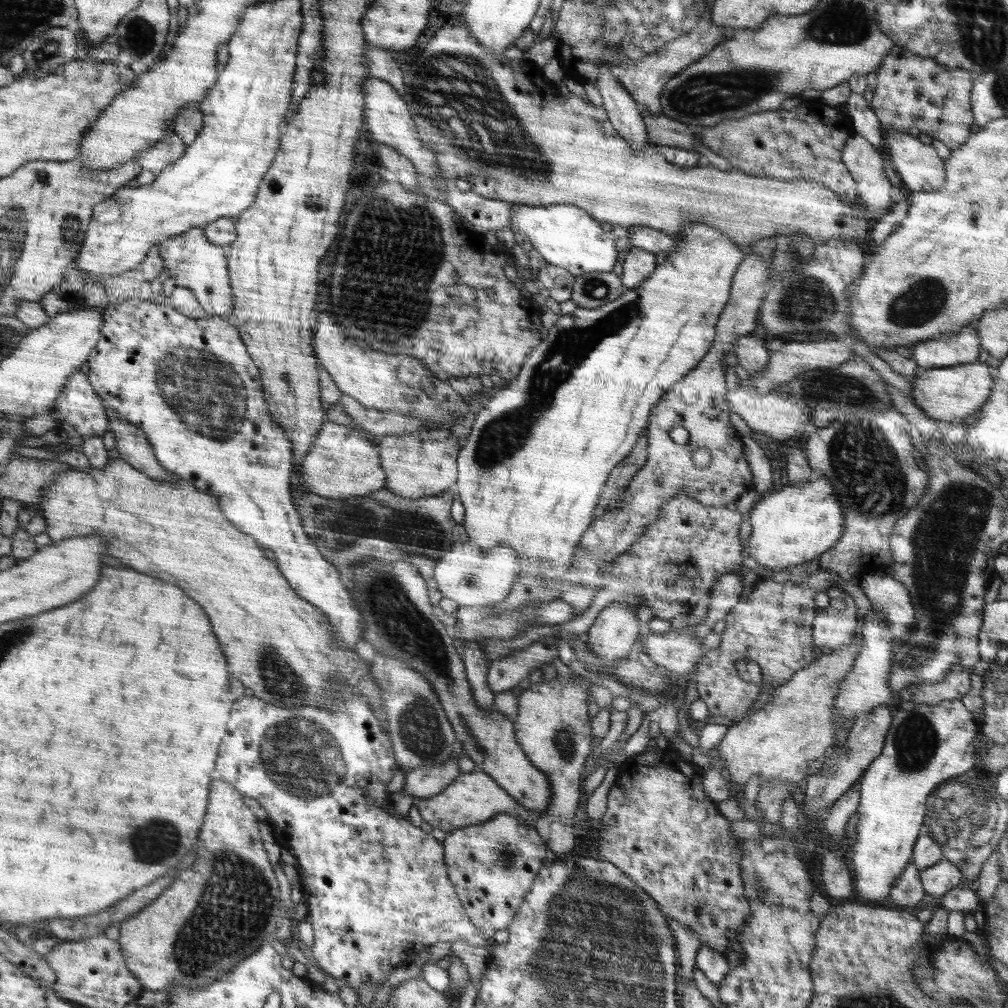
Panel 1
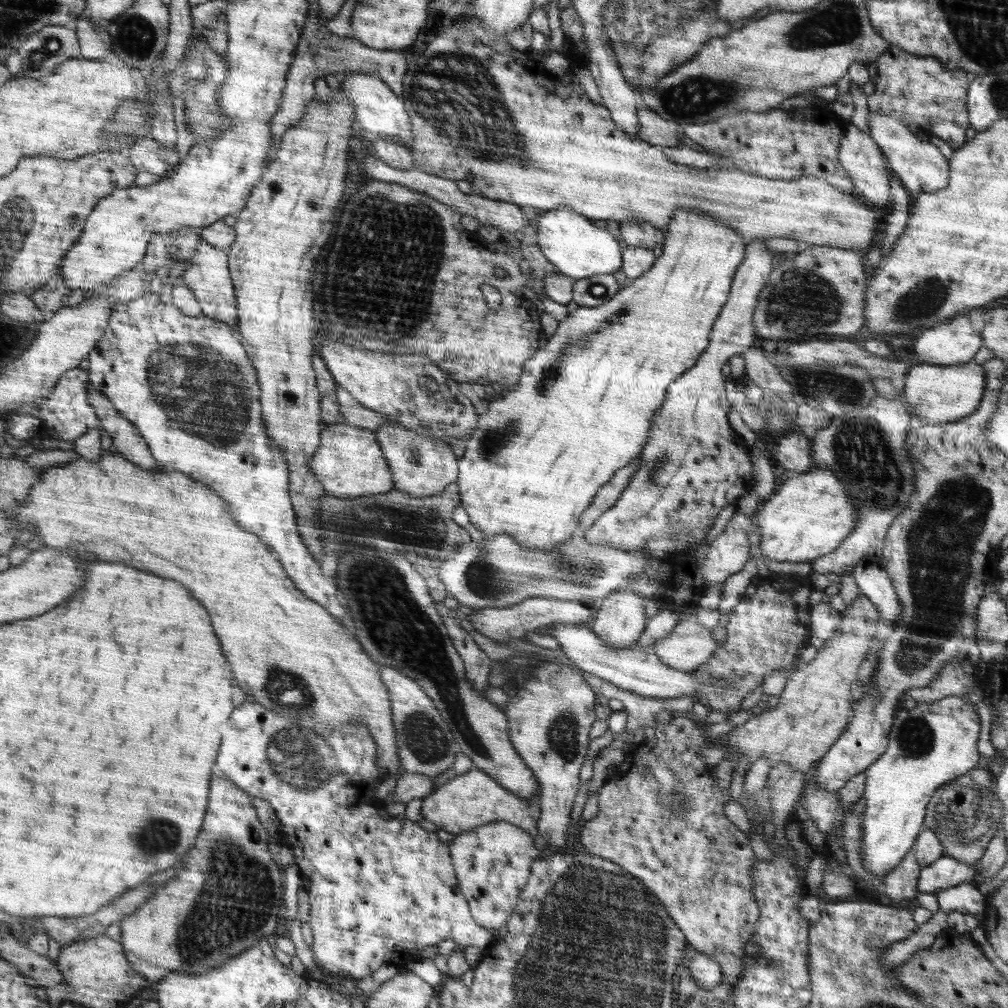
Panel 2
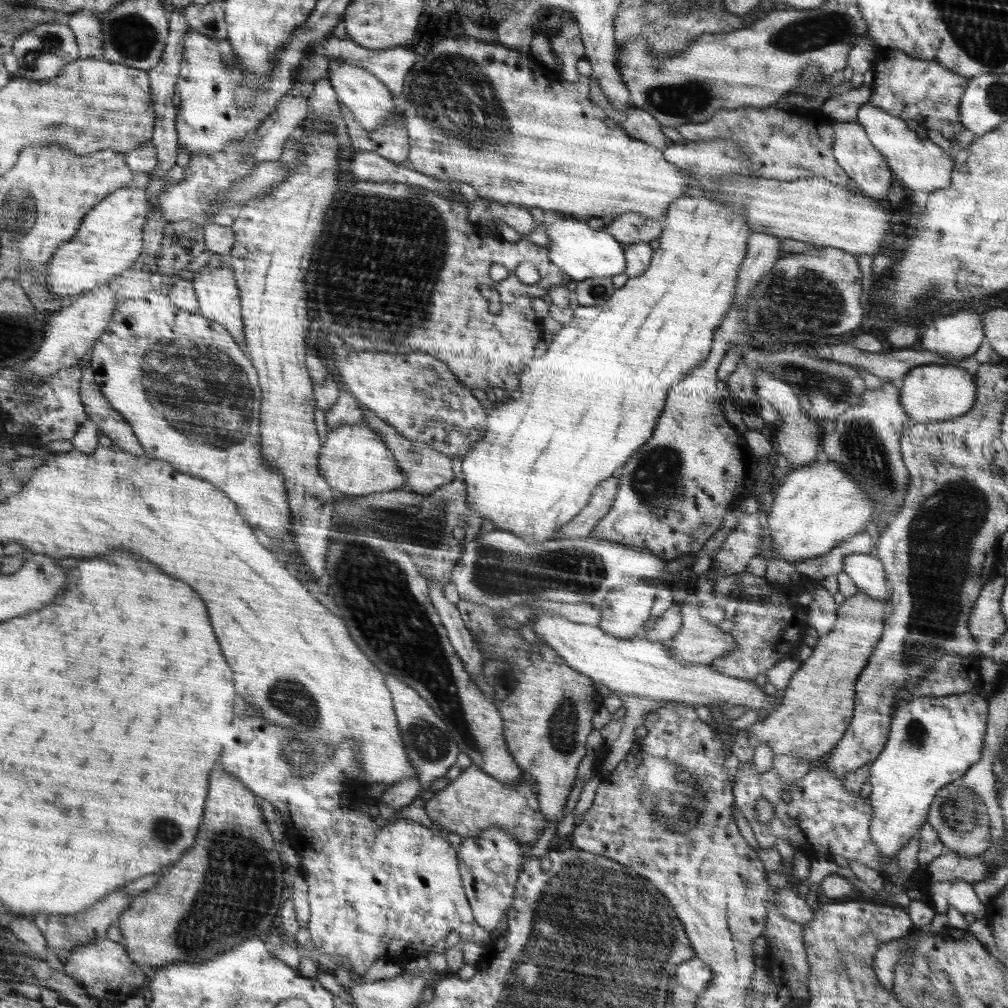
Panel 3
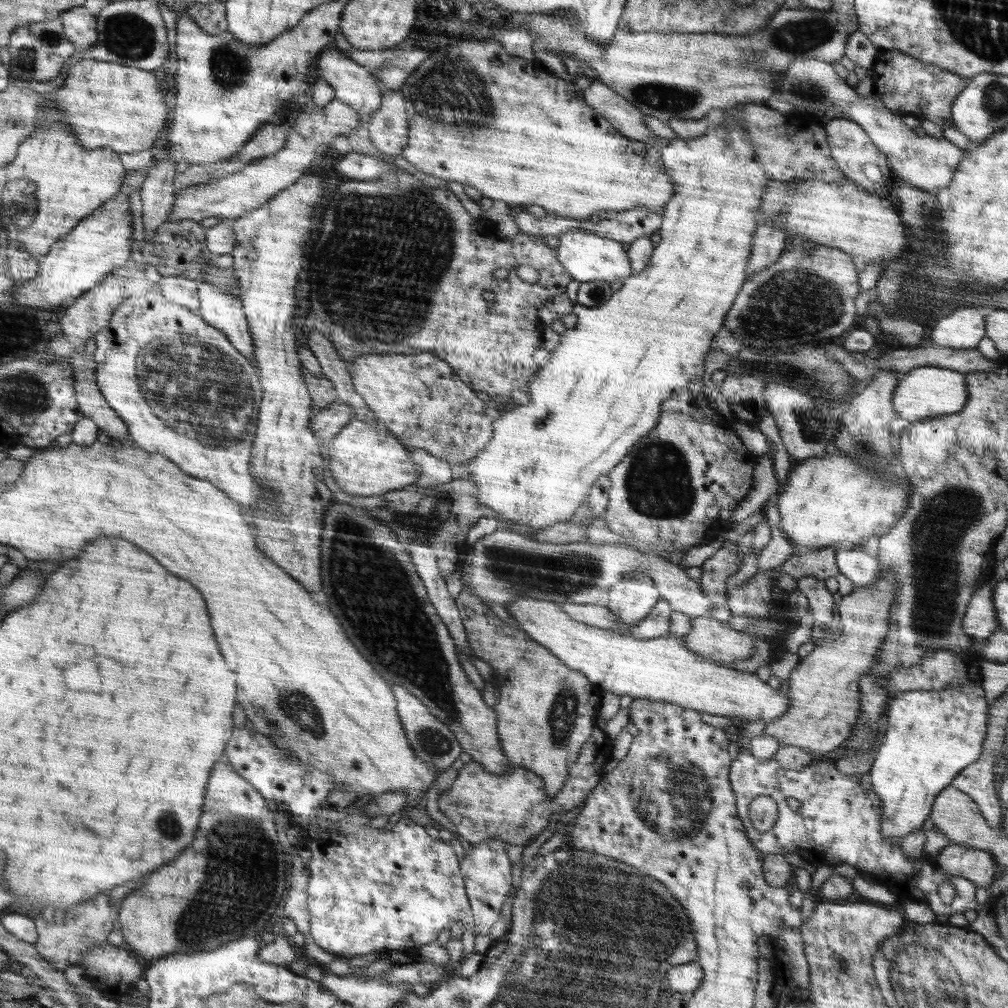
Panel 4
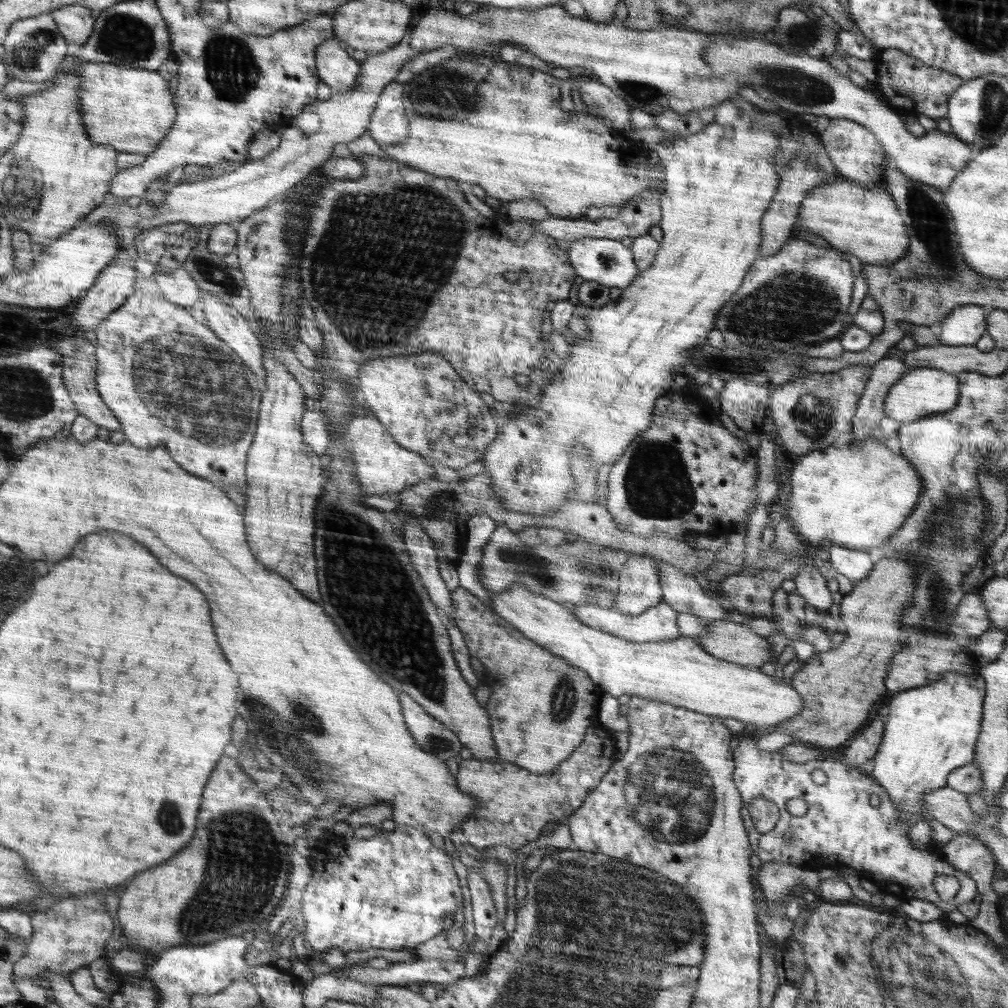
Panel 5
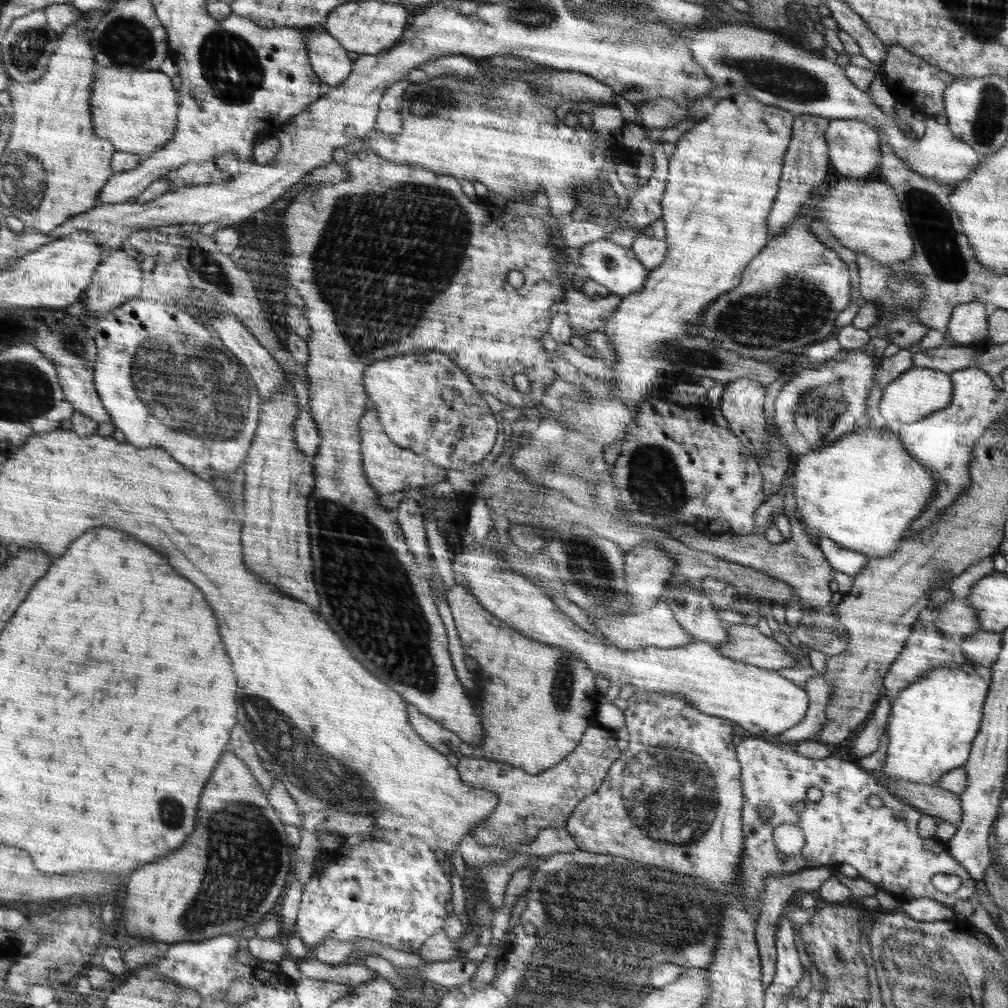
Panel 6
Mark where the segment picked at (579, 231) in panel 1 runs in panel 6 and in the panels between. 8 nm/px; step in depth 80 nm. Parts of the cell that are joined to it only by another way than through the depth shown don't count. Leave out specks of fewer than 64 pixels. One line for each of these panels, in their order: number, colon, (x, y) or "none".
2: (569, 240)
3: (582, 253)
4: (586, 256)
5: (606, 261)
6: (616, 267)

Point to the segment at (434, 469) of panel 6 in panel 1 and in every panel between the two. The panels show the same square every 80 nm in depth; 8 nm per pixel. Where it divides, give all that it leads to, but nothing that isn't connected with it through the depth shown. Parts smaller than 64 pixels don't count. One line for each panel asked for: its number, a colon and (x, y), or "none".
1: (343, 462)
2: (349, 462)
3: (355, 459)
4: (366, 459)
5: (382, 465)

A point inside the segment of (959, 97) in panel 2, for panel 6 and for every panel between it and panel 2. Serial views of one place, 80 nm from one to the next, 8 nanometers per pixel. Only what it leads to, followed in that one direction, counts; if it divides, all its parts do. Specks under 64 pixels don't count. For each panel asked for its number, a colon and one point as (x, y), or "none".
3: (911, 89)
4: (906, 86)
5: (906, 84)
6: (911, 81)

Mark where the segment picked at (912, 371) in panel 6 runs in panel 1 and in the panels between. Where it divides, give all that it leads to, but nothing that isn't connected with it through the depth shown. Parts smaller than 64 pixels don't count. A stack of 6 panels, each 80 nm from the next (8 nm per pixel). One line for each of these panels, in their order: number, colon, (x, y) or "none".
1: (950, 394)
2: (936, 394)
3: (927, 393)
4: (928, 392)
5: (922, 392)

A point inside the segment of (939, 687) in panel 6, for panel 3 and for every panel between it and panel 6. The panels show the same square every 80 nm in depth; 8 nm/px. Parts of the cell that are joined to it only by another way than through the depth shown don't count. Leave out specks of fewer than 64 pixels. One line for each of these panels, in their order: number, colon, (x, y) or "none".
3: (932, 741)
4: (931, 736)
5: (930, 731)

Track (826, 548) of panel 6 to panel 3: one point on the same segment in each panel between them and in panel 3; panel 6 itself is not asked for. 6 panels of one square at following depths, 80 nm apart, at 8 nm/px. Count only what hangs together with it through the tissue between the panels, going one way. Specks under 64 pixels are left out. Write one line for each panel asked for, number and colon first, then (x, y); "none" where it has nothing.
3: (867, 572)
4: (861, 569)
5: (856, 564)

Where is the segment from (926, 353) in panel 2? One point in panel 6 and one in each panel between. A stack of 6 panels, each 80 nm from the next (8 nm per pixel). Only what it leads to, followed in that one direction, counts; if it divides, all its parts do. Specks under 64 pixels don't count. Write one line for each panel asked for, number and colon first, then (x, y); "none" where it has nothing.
3: (958, 336)
4: (963, 329)
5: (965, 325)
6: (968, 324)

